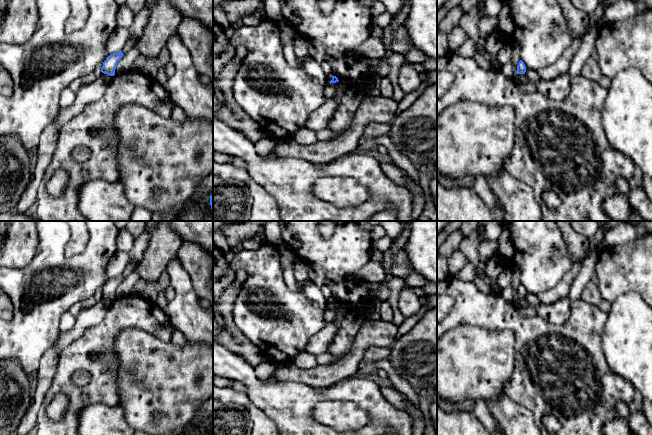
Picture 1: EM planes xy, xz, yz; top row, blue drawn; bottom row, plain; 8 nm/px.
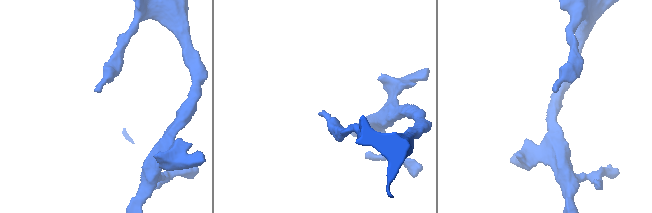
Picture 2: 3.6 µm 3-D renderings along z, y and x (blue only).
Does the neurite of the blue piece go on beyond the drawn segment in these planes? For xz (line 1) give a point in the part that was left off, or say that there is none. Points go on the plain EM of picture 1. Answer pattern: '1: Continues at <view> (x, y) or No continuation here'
1: No continuation here

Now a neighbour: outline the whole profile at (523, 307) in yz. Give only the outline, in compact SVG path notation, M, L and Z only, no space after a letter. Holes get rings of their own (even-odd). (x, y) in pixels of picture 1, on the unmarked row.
M517 298L515 308L523 317L533 317L537 315L536 309L531 306L525 298Z

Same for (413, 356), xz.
M437 306L429 309L405 335L395 340L388 361L416 391L437 388Z

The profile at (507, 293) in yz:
M511 285L506 288L503 288L500 294L507 302L515 304L517 297L513 293Z

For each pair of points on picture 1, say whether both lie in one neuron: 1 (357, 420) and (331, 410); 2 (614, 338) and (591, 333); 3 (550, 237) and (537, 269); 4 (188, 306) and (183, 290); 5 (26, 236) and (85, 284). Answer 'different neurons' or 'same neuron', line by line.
1: same neuron
2: different neurons
3: same neuron
4: same neuron
5: different neurons

